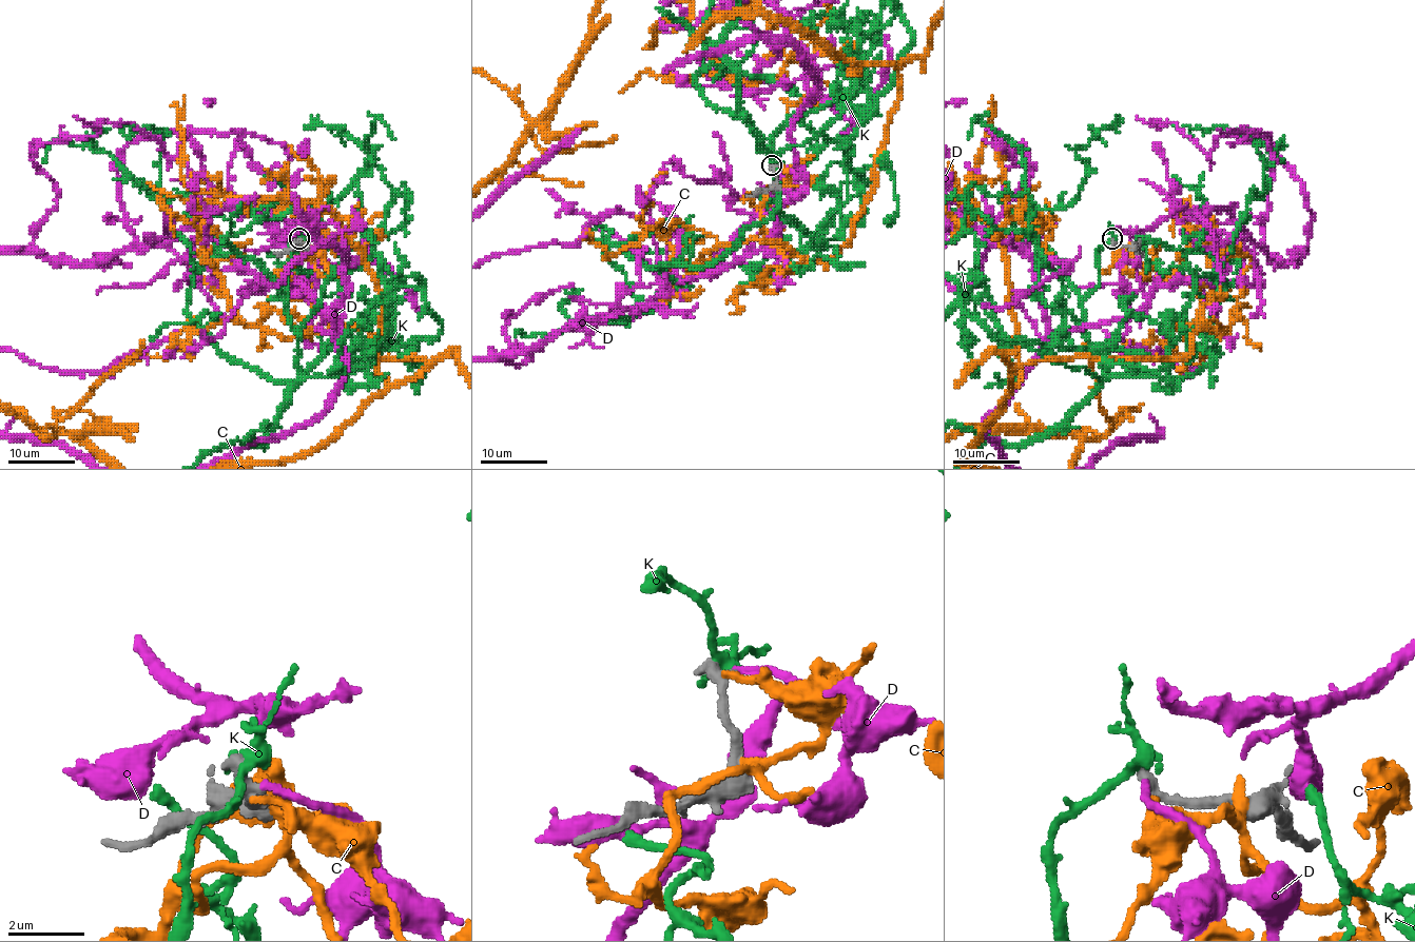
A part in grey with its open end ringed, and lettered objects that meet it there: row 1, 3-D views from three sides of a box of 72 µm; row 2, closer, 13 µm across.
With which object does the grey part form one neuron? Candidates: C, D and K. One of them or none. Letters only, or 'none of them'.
none of them

